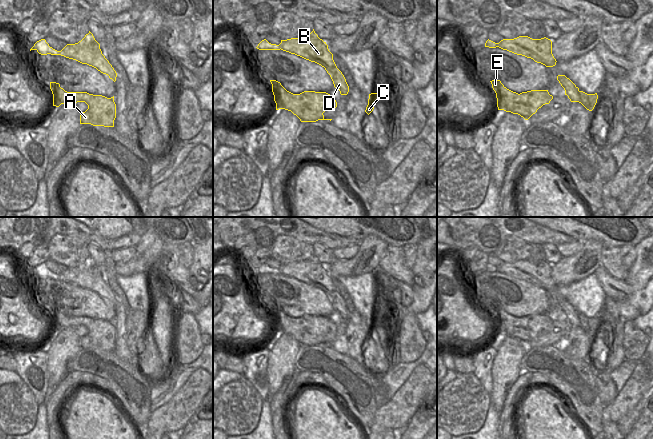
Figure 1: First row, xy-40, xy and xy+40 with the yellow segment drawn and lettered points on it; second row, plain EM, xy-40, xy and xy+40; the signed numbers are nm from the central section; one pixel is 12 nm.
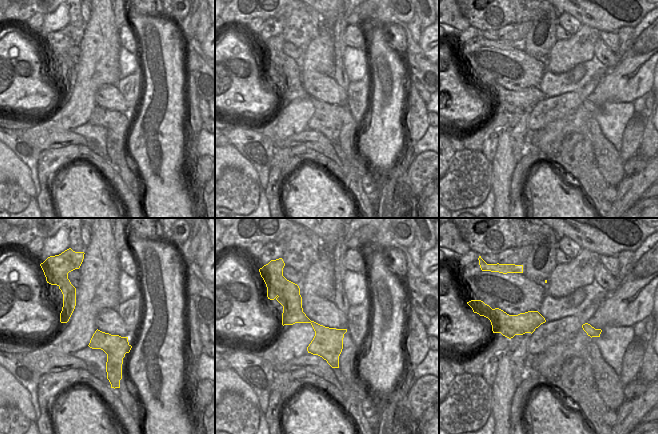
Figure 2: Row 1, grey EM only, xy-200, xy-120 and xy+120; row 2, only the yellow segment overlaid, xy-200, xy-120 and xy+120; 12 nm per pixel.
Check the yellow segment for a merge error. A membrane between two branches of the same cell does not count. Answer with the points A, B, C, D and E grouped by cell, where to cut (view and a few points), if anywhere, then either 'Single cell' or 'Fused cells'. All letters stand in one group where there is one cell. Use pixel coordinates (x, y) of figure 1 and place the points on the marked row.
Groups: A E / B C D. Split along xy-40 (59, 51), (60, 54). Fused cells.

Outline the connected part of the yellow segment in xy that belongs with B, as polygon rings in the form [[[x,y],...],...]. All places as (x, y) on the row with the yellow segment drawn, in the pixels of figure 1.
[[[313,31],[307,36],[281,40],[281,50],[300,56],[311,62],[315,62],[325,68],[330,75],[334,87],[341,95],[347,95],[349,86],[342,72],[337,68],[333,54],[329,51],[328,45]]]

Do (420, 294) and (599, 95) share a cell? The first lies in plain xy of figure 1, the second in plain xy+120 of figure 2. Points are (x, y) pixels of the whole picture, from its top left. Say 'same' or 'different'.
same

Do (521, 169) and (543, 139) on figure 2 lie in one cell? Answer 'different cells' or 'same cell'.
different cells

